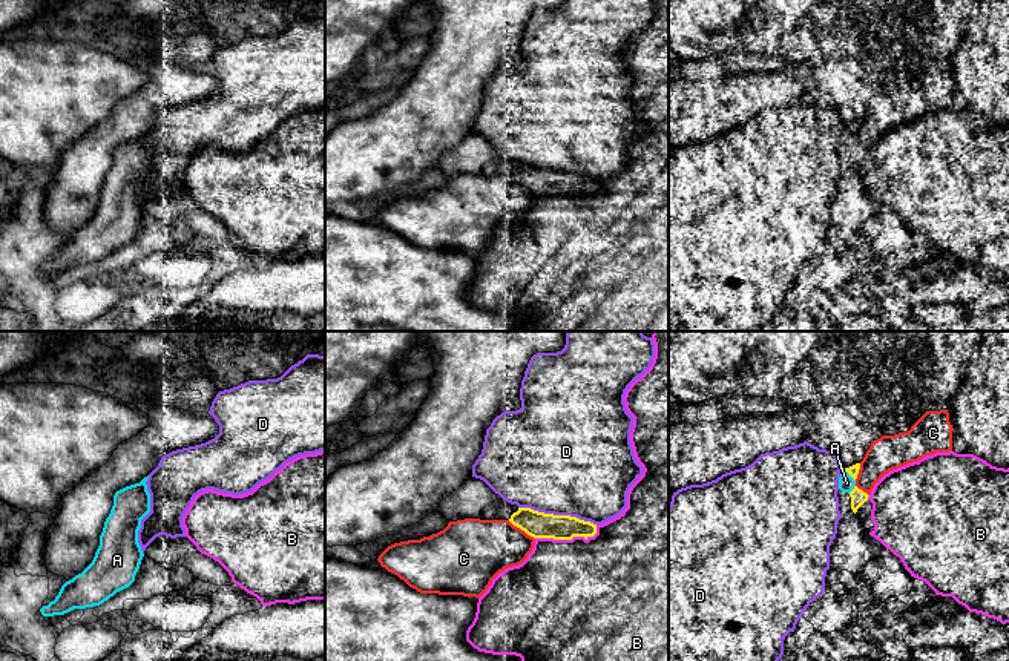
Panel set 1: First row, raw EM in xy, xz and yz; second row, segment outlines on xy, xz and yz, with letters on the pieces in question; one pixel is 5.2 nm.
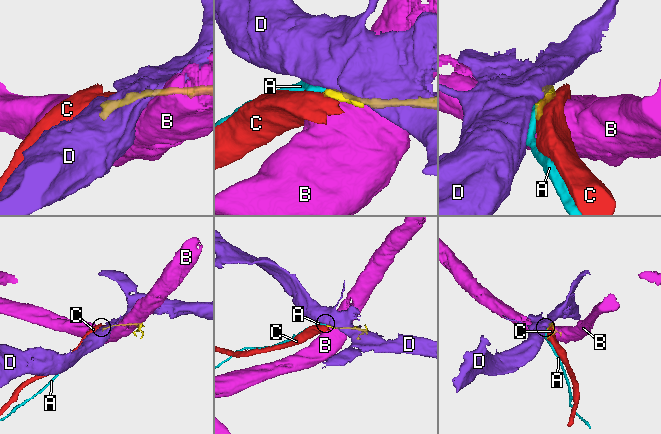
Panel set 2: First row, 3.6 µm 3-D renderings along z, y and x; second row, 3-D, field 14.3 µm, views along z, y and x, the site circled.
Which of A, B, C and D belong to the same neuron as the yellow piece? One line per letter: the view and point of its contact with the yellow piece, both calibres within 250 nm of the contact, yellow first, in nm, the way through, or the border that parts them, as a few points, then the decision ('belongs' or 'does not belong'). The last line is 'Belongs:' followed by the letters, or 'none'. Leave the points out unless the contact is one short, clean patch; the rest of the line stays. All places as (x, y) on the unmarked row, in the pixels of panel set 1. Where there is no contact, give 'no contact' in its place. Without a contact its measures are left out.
A: yz (848, 129) | 60/90 nm | belongs
B: xz (569, 195) | 140/500 nm | does not belong
C: xz (522, 186) | 140/320 nm | does not belong
D: xz (557, 172) | 140/480 nm | does not belong
Belongs: A

